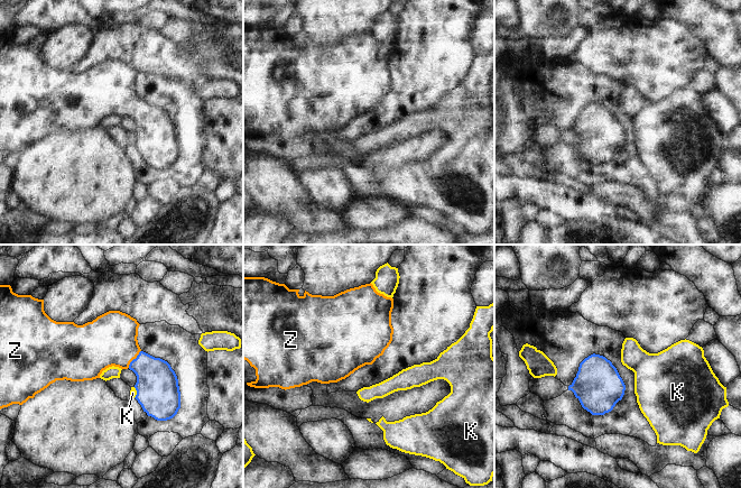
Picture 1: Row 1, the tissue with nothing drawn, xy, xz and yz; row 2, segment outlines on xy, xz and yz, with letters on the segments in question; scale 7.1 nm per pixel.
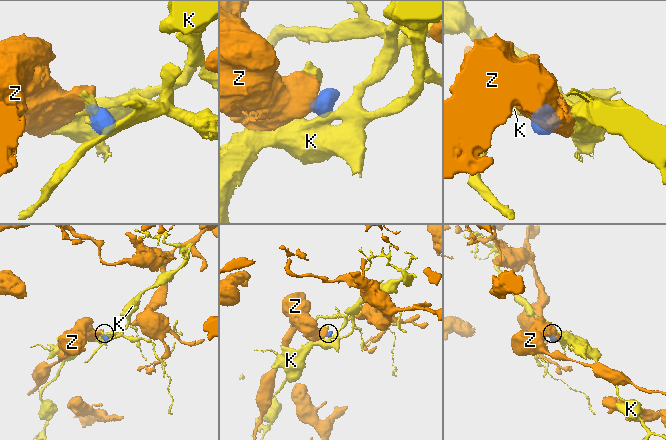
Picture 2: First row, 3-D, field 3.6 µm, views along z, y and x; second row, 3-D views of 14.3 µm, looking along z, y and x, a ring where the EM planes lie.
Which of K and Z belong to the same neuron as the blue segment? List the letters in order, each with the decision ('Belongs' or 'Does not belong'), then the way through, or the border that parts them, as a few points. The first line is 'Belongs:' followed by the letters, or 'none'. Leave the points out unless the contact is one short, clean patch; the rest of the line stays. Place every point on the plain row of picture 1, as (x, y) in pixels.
Belongs: Z
K: Does not belong. Boundary: xy (133, 136), (136, 139), (135, 146)
Z: Belongs. Path across: xy (157, 134), (133, 108), (110, 89).

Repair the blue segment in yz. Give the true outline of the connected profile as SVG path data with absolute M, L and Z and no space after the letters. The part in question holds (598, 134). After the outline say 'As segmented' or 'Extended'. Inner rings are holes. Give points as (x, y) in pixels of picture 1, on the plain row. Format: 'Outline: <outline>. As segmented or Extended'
Outline: M593 102L580 112L576 126L568 135L568 139L574 141L582 156L592 164L604 164L611 160L615 153L622 148L626 133L610 109L603 104Z. As segmented.

